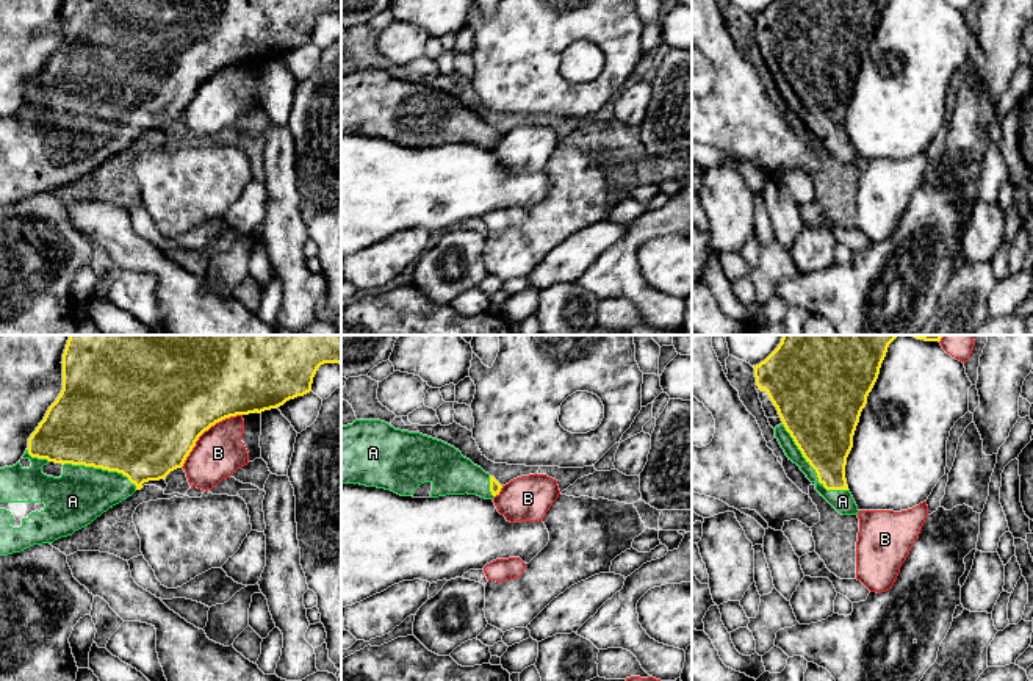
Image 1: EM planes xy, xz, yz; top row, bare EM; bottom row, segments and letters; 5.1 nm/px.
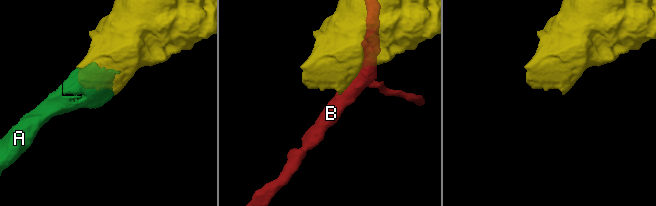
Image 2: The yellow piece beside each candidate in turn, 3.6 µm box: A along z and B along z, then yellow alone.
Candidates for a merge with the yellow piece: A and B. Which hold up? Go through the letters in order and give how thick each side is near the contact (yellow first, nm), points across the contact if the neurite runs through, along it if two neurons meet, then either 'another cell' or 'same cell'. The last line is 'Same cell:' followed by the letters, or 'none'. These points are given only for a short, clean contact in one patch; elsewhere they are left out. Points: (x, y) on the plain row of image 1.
A: 360/110 nm | same cell
B: 500/260 nm | another cell
Same cell: A

